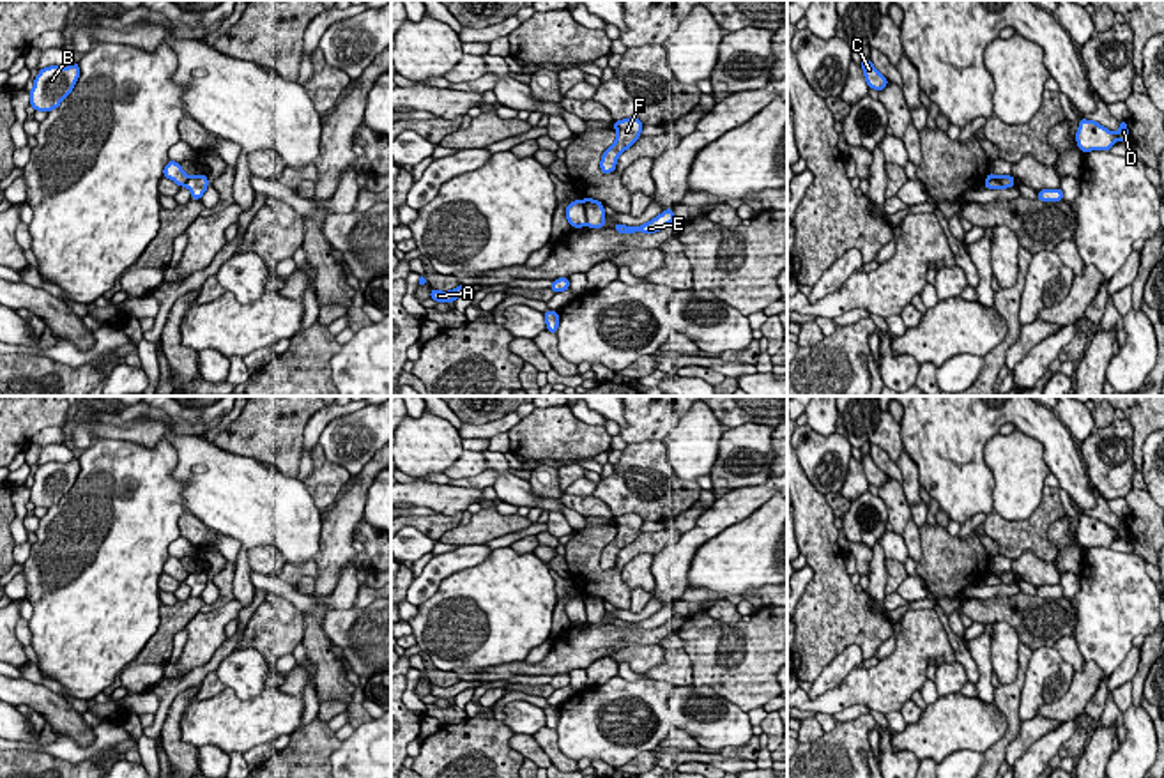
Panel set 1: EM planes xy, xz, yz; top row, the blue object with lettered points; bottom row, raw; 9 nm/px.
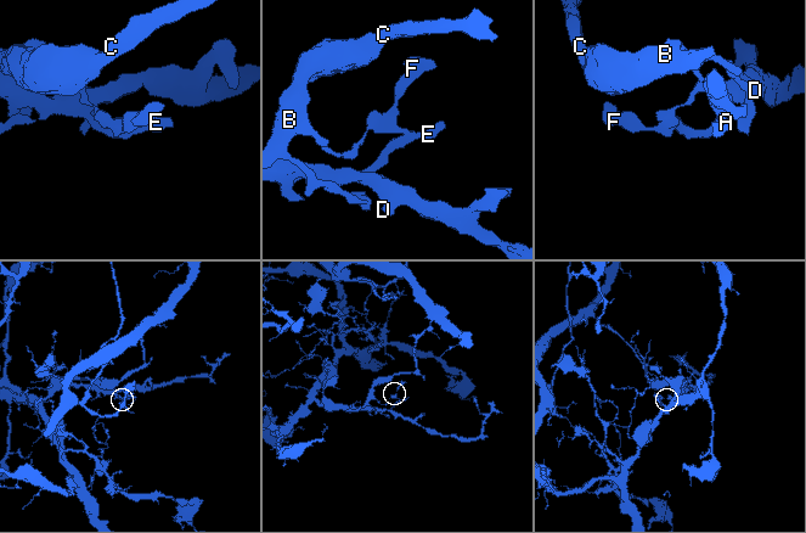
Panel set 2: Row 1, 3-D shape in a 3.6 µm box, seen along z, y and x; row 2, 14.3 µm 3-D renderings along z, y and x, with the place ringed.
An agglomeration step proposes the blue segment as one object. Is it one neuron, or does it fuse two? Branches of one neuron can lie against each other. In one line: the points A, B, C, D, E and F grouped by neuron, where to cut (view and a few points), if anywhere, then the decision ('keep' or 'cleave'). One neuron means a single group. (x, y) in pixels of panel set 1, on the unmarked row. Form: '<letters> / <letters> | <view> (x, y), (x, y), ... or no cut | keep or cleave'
A D E F / B C | xz (582, 596), (588, 621) | cleave

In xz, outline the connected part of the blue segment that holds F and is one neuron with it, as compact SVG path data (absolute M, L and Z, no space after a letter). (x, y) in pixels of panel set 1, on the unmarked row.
M623 515L614 518L614 525L617 529L616 538L603 548L600 557L601 569L612 569L616 568L617 553L633 543L633 539L640 534L640 527L644 525L644 520L635 515Z

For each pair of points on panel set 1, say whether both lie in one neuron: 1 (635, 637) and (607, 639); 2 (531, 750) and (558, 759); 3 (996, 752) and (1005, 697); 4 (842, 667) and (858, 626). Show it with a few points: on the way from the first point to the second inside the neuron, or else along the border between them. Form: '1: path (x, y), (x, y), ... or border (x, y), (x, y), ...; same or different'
1: path (628, 637), (614, 639); same
2: border (533, 736), (551, 759); different
3: path (1007, 738), (1012, 731), (1012, 711); same
4: border (862, 648), (850, 644), (821, 672); different

